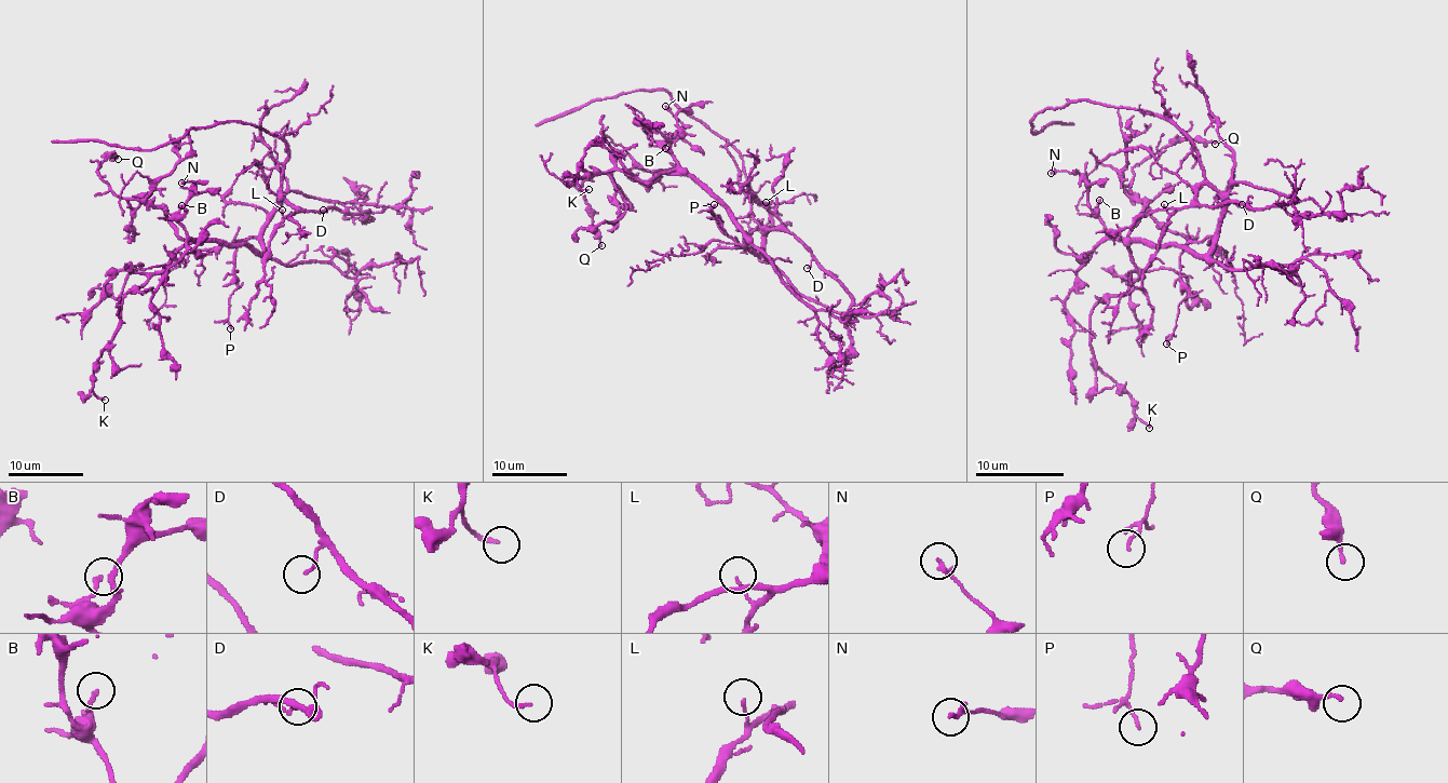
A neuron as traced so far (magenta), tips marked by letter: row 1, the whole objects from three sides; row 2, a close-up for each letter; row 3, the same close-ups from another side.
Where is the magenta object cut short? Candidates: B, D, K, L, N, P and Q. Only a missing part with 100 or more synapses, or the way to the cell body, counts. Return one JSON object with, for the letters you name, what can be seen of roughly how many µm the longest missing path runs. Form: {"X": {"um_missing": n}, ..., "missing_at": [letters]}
{"missing_at": []}

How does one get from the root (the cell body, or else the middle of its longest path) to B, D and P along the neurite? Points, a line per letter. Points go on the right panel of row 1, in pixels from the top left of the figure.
B: (1223, 197), (1223, 217), (1215, 244), (1204, 255), (1177, 246), (1113, 239), (1097, 217), (1099, 200)
D: (1223, 197), (1206, 184), (1198, 190), (1200, 204), (1242, 204)
P: (1223, 197), (1221, 226), (1189, 244), (1179, 257), (1179, 284), (1189, 295), (1177, 308), (1166, 343)

